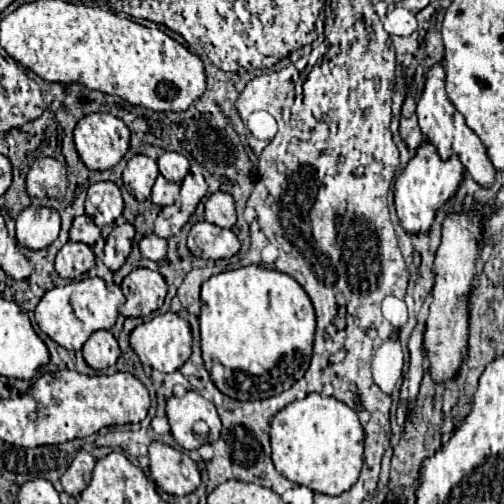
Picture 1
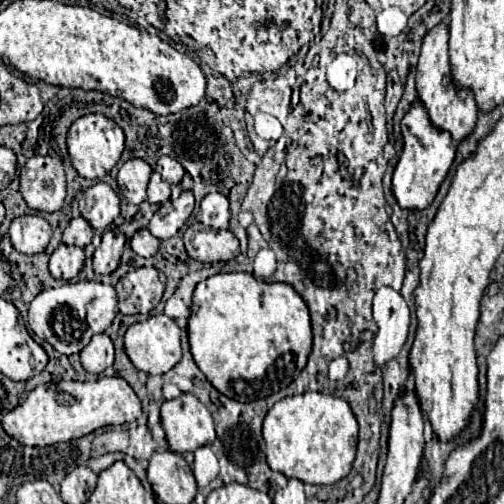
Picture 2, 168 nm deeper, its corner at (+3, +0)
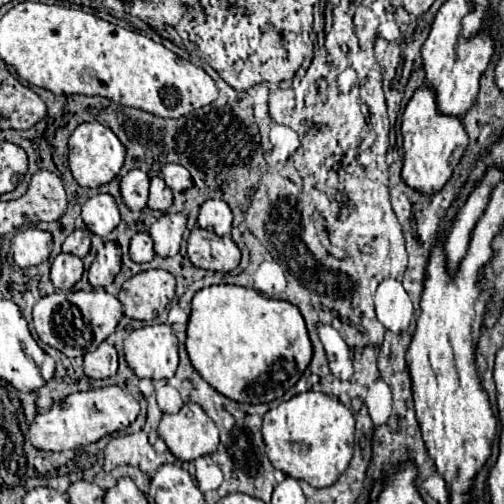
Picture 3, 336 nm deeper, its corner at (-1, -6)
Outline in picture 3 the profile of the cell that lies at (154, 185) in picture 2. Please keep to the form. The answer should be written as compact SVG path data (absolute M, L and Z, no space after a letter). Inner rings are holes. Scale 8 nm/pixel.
M161 177L151 179L151 193L149 193L149 207L157 211L167 211L173 205L173 193L165 185Z

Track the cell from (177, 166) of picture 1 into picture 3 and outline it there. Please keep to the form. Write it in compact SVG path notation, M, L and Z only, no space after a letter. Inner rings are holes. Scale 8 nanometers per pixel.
M167 163L161 169L161 177L173 191L185 191L185 189L189 189L193 185L189 171L185 167L181 167L181 165L175 165L175 163Z

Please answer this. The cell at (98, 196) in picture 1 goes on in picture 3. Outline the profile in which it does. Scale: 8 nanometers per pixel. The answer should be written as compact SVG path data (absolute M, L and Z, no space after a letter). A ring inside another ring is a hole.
M99 193L99 195L89 197L83 205L81 217L87 229L99 237L109 235L121 221L119 207L109 193Z

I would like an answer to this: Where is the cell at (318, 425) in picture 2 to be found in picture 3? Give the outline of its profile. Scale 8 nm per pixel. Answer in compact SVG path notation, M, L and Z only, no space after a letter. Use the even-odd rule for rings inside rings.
M299 393L293 399L269 409L263 417L265 453L275 469L287 477L307 481L311 487L329 487L337 483L349 467L355 449L353 413L325 393Z

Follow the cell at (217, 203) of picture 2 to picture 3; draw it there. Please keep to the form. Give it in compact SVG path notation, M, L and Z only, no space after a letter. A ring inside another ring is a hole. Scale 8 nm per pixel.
M209 199L201 205L201 213L199 213L199 227L201 229L209 229L215 231L217 235L229 235L231 233L231 209L223 199Z

